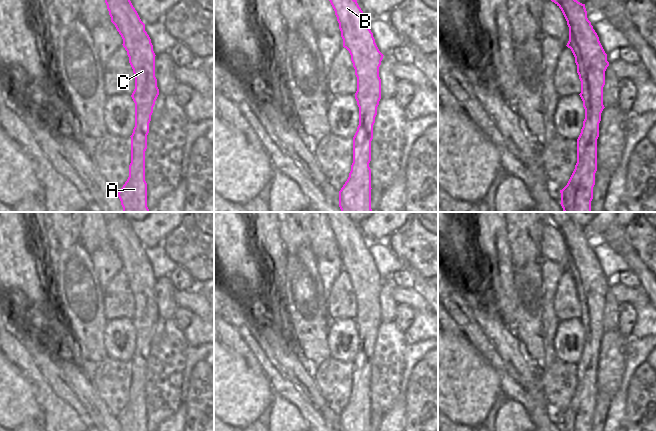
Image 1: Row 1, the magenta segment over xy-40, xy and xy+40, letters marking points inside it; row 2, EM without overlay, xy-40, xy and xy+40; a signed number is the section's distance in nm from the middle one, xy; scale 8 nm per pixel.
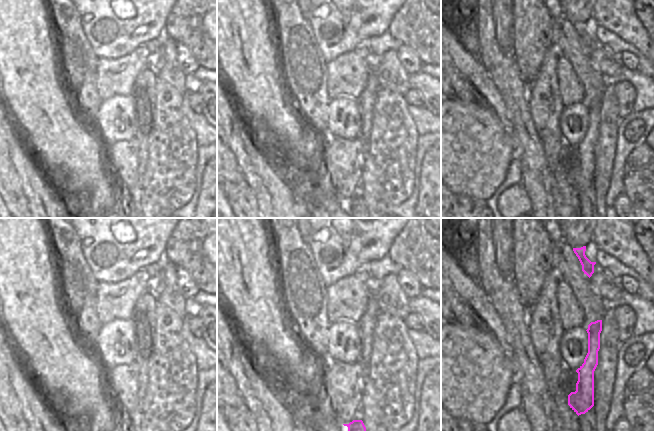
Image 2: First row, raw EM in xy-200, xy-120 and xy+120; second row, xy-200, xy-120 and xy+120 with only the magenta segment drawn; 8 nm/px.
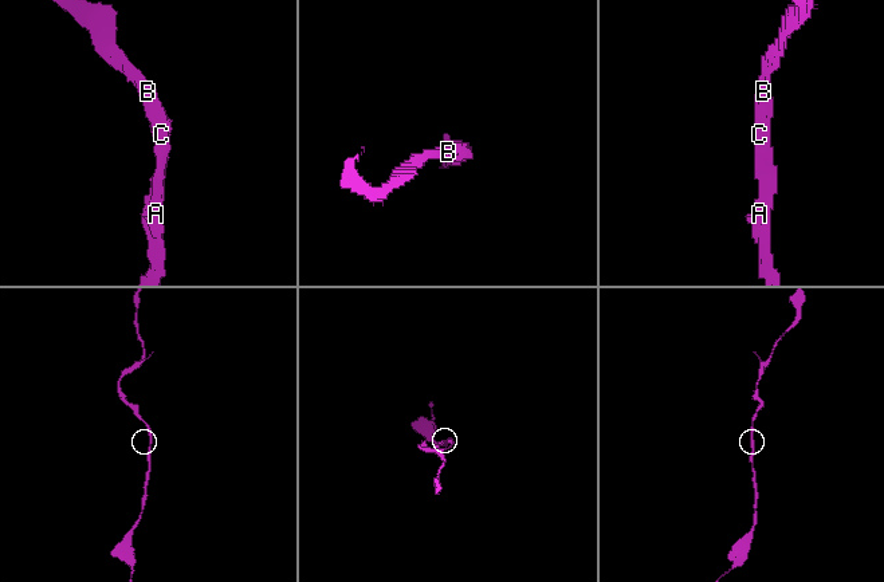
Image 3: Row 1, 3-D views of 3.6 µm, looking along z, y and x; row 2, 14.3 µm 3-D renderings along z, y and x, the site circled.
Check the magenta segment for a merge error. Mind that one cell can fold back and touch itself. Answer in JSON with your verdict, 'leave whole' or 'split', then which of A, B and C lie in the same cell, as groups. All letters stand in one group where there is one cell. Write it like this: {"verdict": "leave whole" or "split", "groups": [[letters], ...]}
{"verdict": "leave whole", "groups": [["A", "B", "C"]]}

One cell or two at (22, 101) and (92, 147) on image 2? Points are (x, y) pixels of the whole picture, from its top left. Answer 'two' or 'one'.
one

